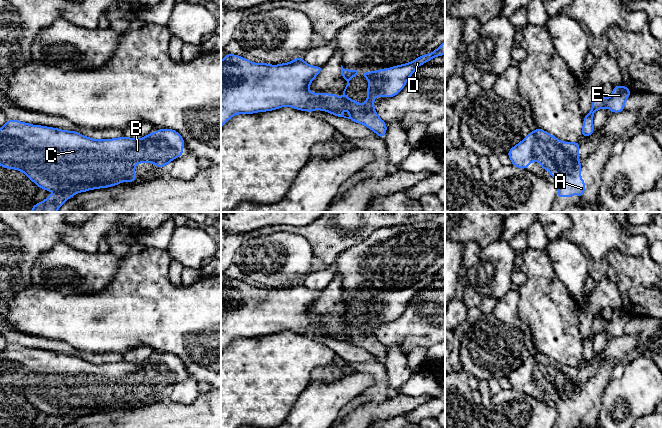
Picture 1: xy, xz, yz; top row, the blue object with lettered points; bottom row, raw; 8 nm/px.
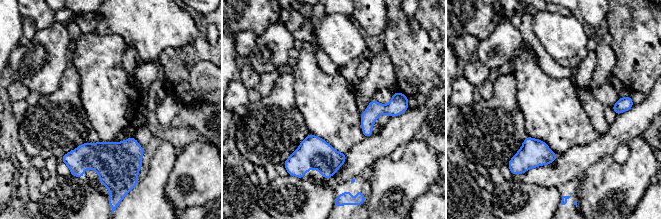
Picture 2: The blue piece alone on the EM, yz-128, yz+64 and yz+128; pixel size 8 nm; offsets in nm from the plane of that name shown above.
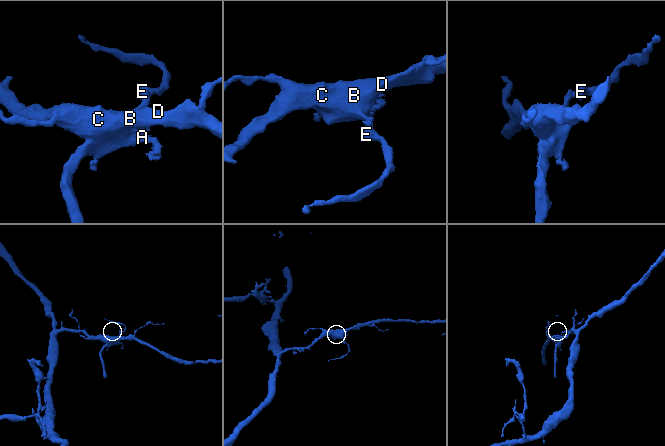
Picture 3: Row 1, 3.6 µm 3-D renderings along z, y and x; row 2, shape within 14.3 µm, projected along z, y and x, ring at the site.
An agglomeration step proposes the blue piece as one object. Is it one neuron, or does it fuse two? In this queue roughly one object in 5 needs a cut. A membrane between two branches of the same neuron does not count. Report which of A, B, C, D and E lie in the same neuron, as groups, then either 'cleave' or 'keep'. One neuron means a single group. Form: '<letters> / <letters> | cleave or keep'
A B C D E | keep

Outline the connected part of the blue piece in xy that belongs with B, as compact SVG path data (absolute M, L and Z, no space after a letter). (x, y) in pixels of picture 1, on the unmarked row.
M8 344L0 352L0 390L20 394L39 412L63 417L50 419L38 428L63 428L80 416L135 405L137 387L154 387L161 393L184 378L184 369L182 360L173 353L160 353L140 363L123 360L96 364L76 355Z

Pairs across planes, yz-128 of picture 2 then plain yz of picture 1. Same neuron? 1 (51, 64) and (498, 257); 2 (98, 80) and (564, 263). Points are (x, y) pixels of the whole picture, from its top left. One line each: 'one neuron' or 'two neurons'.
1: one neuron
2: two neurons

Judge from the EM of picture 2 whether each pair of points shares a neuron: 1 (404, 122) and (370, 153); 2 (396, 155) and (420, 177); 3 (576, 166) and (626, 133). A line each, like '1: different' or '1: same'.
1: same
2: different
3: same

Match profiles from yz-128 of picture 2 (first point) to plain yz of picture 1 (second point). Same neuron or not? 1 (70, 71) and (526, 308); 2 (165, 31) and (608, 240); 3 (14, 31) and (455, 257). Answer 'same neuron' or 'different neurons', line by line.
1: different neurons
2: same neuron
3: same neuron

